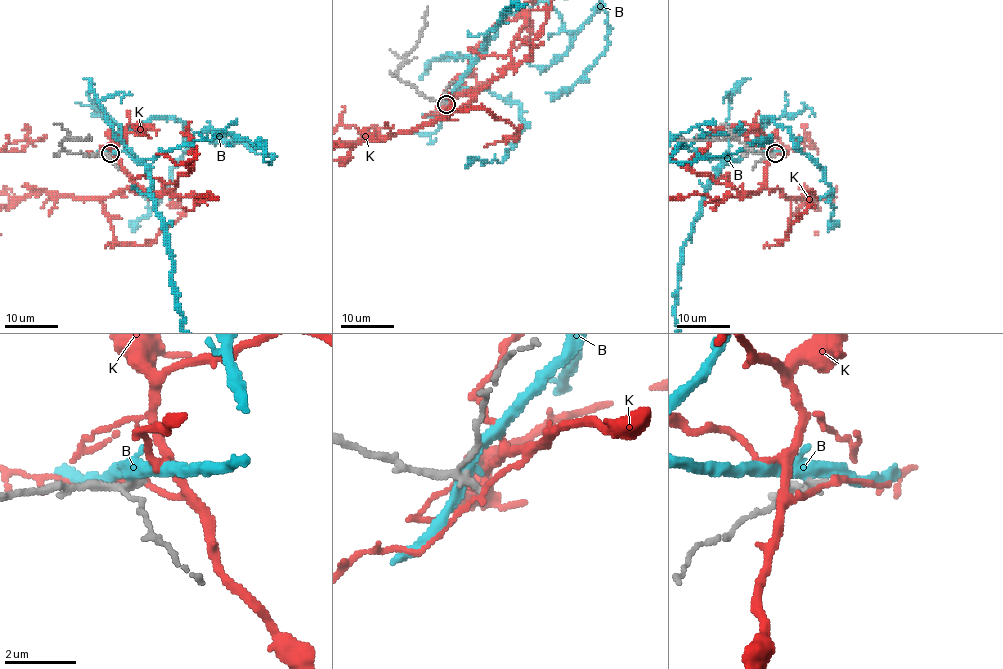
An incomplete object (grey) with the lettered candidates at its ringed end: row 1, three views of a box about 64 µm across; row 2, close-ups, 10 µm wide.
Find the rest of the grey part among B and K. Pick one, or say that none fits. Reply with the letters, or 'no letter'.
no letter

